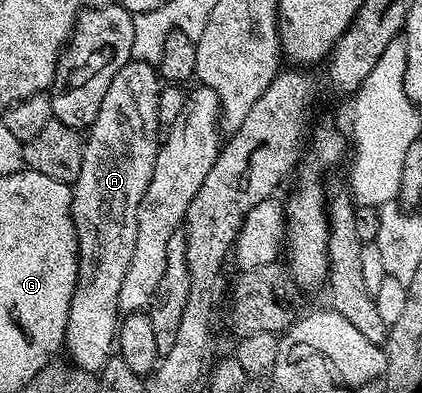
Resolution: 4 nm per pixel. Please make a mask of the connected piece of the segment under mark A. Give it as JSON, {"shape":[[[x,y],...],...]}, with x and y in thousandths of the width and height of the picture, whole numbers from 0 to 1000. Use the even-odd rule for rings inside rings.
{"shape":[[[313,150],[268,191],[258,232],[249,232],[249,252],[239,252],[239,282],[230,282],[230,303],[197,364],[192,445],[173,463],[168,555],[178,562],[187,621],[187,697],[164,771],[149,875],[166,926],[218,954],[242,944],[275,885],[275,840],[287,814],[277,751],[287,751],[287,720],[296,712],[296,690],[306,690],[306,659],[315,659],[315,626],[325,621],[325,527],[334,496],[344,496],[344,476],[353,476],[353,455],[363,455],[363,415],[382,366],[377,216],[379,191],[353,158]]]}

